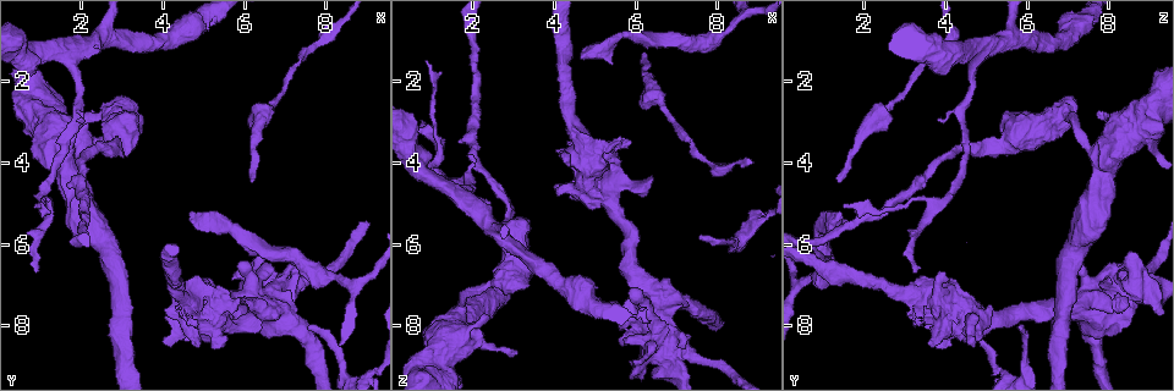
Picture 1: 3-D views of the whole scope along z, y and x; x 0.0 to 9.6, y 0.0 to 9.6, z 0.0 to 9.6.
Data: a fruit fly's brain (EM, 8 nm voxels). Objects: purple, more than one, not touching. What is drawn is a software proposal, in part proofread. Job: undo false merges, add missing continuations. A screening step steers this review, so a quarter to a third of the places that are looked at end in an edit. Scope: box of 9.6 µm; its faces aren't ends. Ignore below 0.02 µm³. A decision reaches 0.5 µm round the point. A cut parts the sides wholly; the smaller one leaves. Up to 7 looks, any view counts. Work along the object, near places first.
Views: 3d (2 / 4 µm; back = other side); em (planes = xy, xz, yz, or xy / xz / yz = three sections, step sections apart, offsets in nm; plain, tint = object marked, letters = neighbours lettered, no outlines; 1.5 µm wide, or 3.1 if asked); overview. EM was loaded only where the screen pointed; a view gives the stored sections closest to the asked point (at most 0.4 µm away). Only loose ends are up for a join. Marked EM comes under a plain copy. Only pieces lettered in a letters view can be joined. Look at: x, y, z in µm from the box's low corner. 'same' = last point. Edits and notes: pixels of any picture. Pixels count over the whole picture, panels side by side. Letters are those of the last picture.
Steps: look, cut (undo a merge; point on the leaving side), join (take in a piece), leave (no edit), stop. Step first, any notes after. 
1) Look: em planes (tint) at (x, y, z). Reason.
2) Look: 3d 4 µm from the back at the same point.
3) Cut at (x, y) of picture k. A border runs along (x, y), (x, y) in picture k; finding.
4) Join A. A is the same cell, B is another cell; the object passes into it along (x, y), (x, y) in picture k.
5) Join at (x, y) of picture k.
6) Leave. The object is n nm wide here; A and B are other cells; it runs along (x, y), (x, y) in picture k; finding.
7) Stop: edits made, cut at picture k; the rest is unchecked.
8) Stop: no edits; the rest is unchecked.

Look: 3d 2 µm at (6.20, 4.55, 1.35). Tapers out.

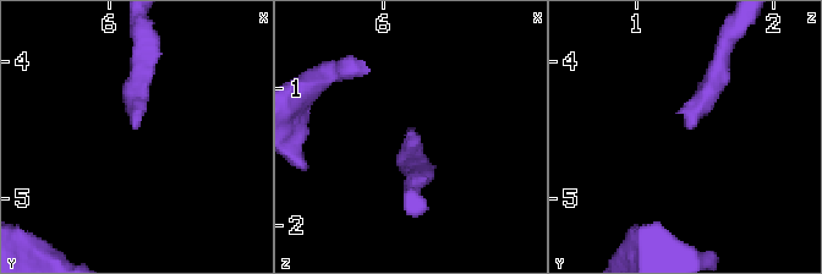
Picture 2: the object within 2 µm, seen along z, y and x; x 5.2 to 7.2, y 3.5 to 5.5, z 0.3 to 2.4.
Look: em planes (letters) at (6.16, 4.50, 1.38). Shape alone is not enough.

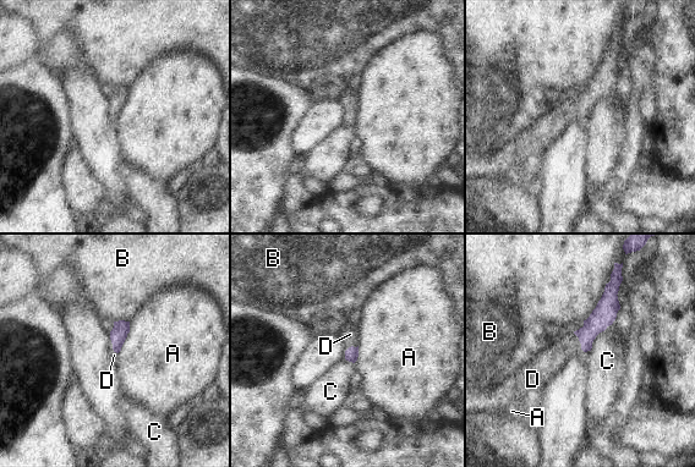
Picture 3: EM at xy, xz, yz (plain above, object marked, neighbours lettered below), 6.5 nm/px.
Join D. D is the same cell, A, B and C are other cells; the object passes into it along (605, 313), (580, 342), (551, 362) in picture 3; the neuron continues.

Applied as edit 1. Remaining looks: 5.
Look: overview. See it whole again.

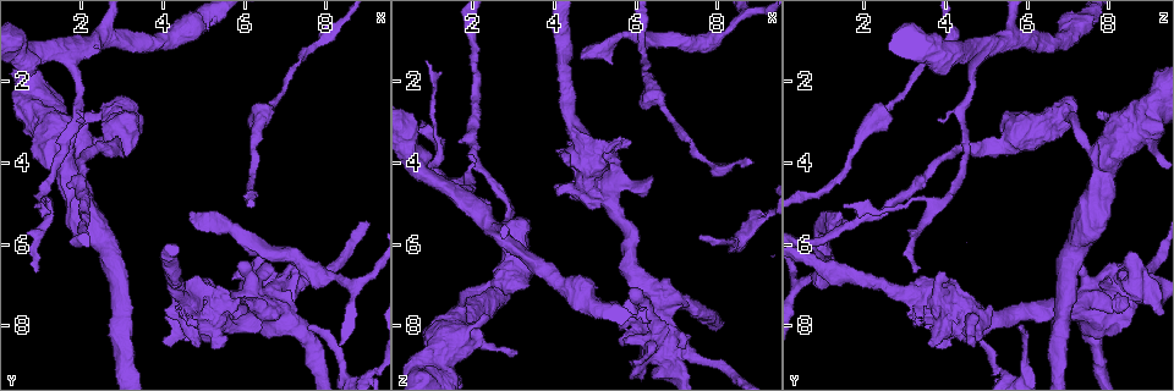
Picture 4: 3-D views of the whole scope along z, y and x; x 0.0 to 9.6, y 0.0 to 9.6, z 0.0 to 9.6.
Look: 3d 4 µm from the back at (8.15, 6.80, 0.90). Calibre changes.

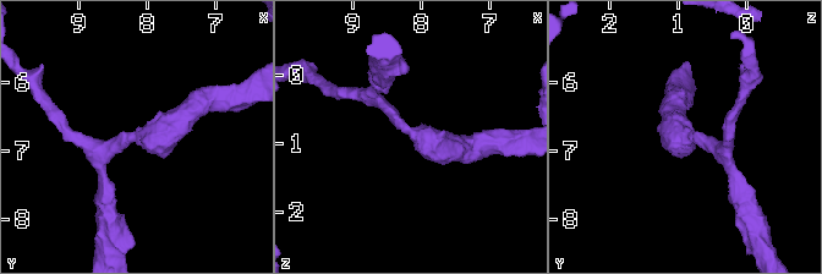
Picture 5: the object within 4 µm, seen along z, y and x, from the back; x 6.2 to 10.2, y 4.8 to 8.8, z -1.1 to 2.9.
Look: em planes (letters) at (8.10, 6.80, 0.85).

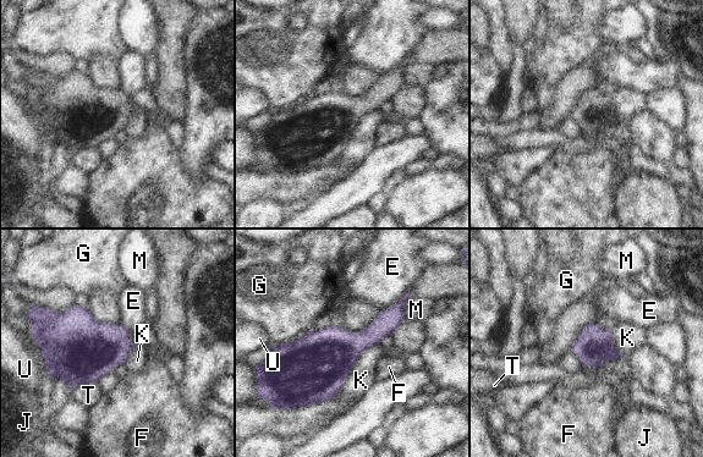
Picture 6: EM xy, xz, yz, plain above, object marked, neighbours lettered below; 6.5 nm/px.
Leave. The object is 260 nm wide here; E, F, G, J, K, M, T and U are other cells; all the same neuron.

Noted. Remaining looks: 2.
Look: em planes (tint) at (0.80, 5.05, 1.55). Tapers out.

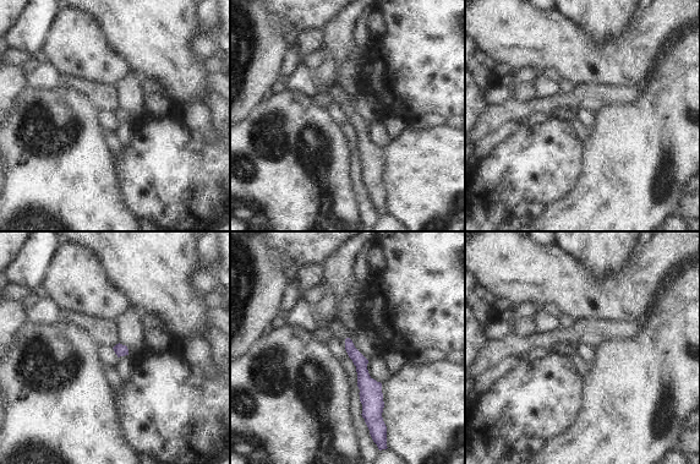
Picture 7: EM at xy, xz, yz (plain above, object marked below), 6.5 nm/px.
Look: em planes (letters) at the same point. What lies round it.

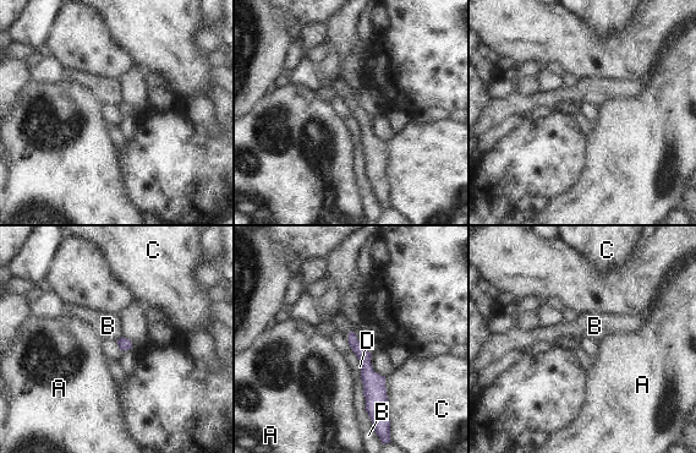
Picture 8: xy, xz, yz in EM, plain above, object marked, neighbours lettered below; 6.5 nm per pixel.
Leave. A, B, C and D are other cells; none of them fits.

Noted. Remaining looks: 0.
Stop: edits made, join at picture 3; the rest is unchecked.

